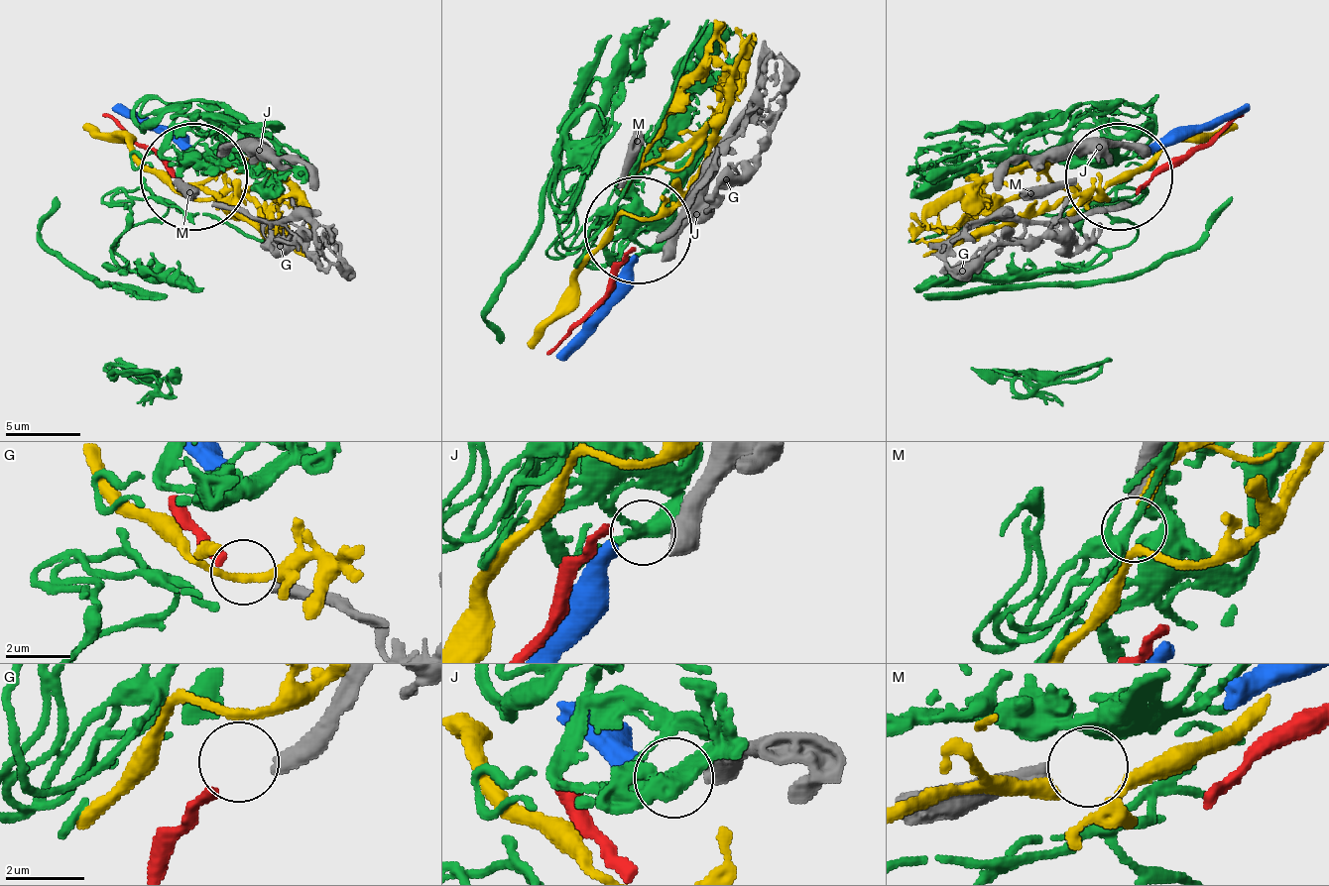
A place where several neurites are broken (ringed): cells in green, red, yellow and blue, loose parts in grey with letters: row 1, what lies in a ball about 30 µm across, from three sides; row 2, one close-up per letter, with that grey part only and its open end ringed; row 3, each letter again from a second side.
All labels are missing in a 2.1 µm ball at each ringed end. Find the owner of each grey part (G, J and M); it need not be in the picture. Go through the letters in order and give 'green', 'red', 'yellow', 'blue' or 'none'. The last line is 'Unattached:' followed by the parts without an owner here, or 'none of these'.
G: none
J: none
M: none
Unattached: G, J, M

